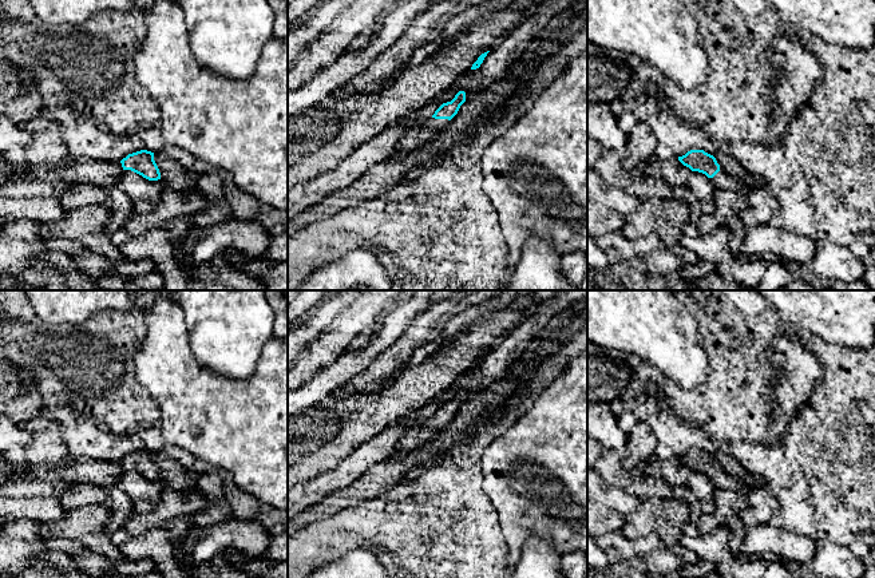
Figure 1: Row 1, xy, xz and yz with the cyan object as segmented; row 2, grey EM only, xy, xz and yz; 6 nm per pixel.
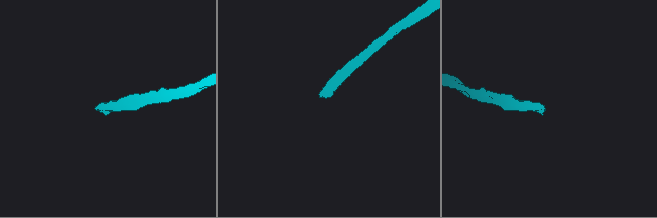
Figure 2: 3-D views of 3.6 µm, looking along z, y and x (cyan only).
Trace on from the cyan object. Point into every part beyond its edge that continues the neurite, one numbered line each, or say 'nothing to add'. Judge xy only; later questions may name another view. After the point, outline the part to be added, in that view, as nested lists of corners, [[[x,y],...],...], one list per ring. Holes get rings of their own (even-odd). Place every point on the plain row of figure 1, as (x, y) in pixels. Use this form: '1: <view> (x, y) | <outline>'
nothing to add

